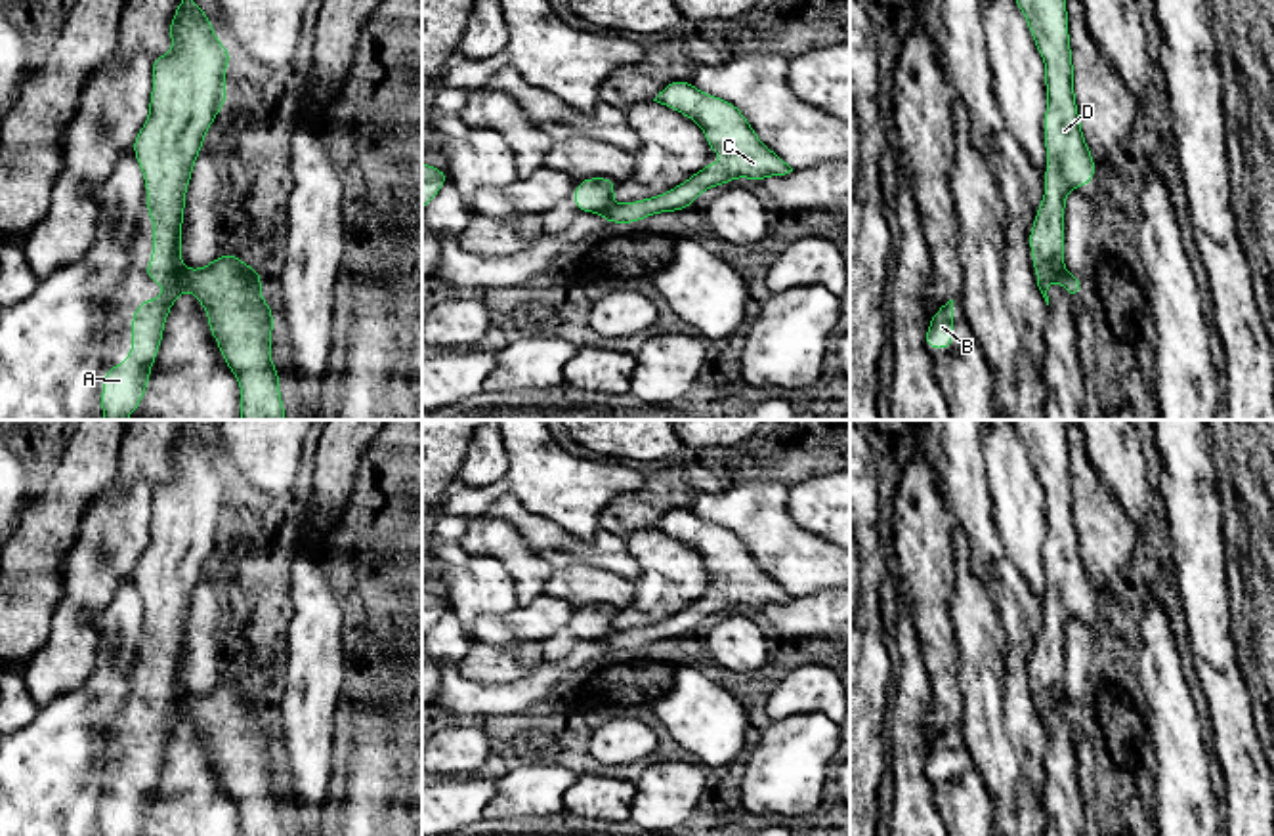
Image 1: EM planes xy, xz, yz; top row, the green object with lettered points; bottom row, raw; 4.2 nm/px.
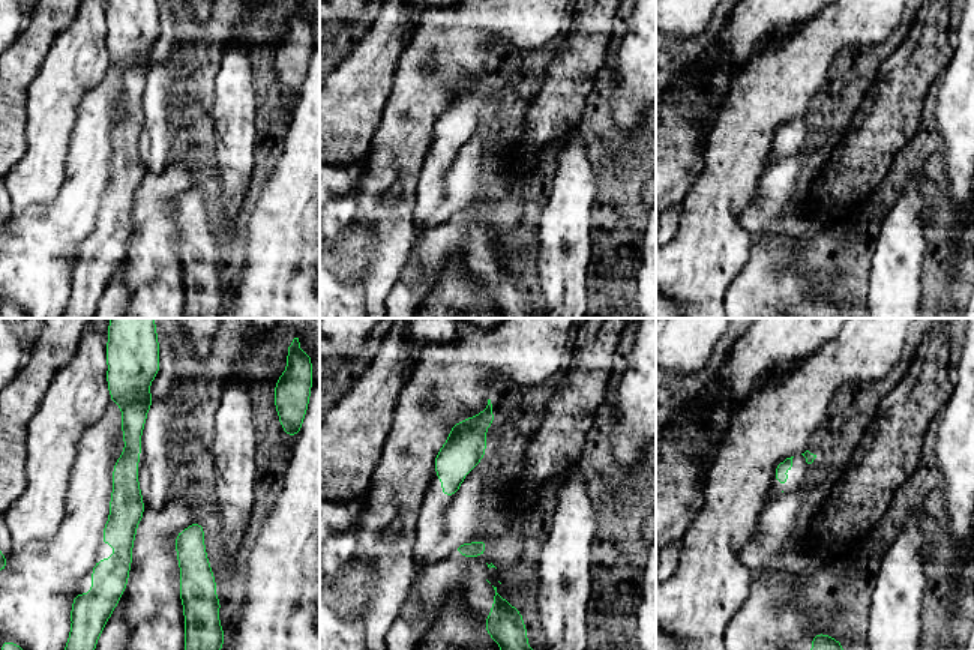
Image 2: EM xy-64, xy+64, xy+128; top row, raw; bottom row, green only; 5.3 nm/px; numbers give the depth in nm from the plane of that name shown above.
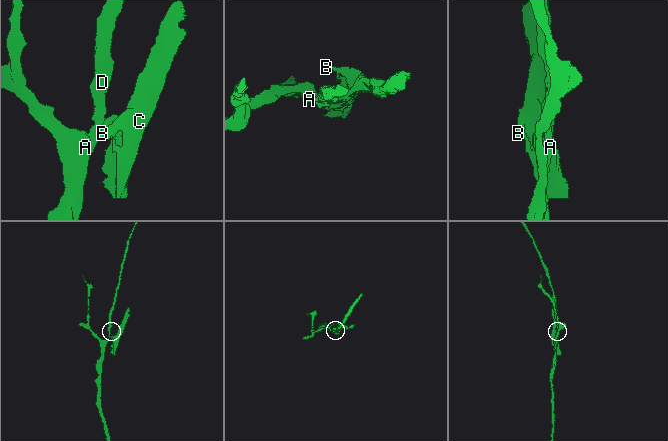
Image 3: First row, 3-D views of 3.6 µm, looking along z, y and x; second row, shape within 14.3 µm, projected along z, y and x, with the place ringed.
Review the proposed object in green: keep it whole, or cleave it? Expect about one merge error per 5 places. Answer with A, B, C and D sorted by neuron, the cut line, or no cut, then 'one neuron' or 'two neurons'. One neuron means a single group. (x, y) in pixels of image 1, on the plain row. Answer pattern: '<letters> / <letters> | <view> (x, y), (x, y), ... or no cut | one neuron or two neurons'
A D / B C | xy (186, 697), (180, 718) | two neurons

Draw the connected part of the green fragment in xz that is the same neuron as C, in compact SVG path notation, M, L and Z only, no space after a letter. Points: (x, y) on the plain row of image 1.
M690 508L669 510L653 527L676 540L682 540L705 559L709 578L722 580L722 592L705 592L678 615L663 622L632 628L628 632L611 632L600 639L605 651L638 651L644 645L663 639L688 637L703 618L716 613L728 613L735 605L762 609L770 603L785 603L793 596L768 576L747 544L737 533L703 521Z

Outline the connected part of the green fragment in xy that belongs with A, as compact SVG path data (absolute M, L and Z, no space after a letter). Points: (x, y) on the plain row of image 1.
M181 420L181 431L176 435L174 447L168 452L174 477L153 487L153 521L149 525L149 544L138 559L132 578L143 599L147 618L147 643L157 651L151 657L153 687L143 699L147 708L162 710L162 725L143 725L132 741L132 779L120 794L105 796L101 815L101 836L138 836L149 813L149 800L157 786L166 744L174 729L181 721L181 660L185 639L185 618L191 609L191 599L201 582L202 569L220 536L225 534L225 494L231 489L231 479L216 466L208 443L199 431Z

